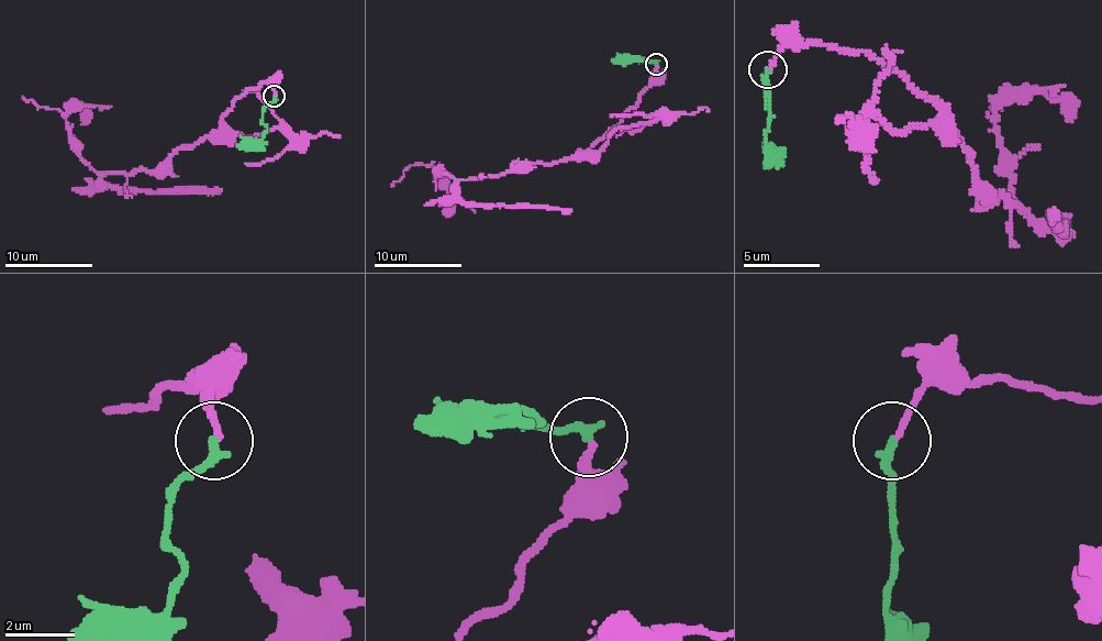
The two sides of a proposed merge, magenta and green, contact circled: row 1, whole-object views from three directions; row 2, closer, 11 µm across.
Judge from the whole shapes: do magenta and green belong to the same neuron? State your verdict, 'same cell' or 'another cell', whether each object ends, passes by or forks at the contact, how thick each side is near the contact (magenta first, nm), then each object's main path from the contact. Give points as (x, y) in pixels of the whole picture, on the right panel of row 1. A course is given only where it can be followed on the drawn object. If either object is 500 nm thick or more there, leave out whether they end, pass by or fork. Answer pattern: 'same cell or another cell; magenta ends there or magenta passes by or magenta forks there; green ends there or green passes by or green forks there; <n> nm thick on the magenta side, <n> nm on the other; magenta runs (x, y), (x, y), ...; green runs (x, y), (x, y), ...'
same cell; magenta ends there; green ends there; 180 nm thick on the magenta side, 280 nm on the other; magenta runs (770, 68), (787, 46), (869, 51), (941, 112), (992, 196), (1022, 206), (994, 112), (1044, 90), (1071, 121); green runs (767, 68), (769, 101), (766, 146), (780, 162)

